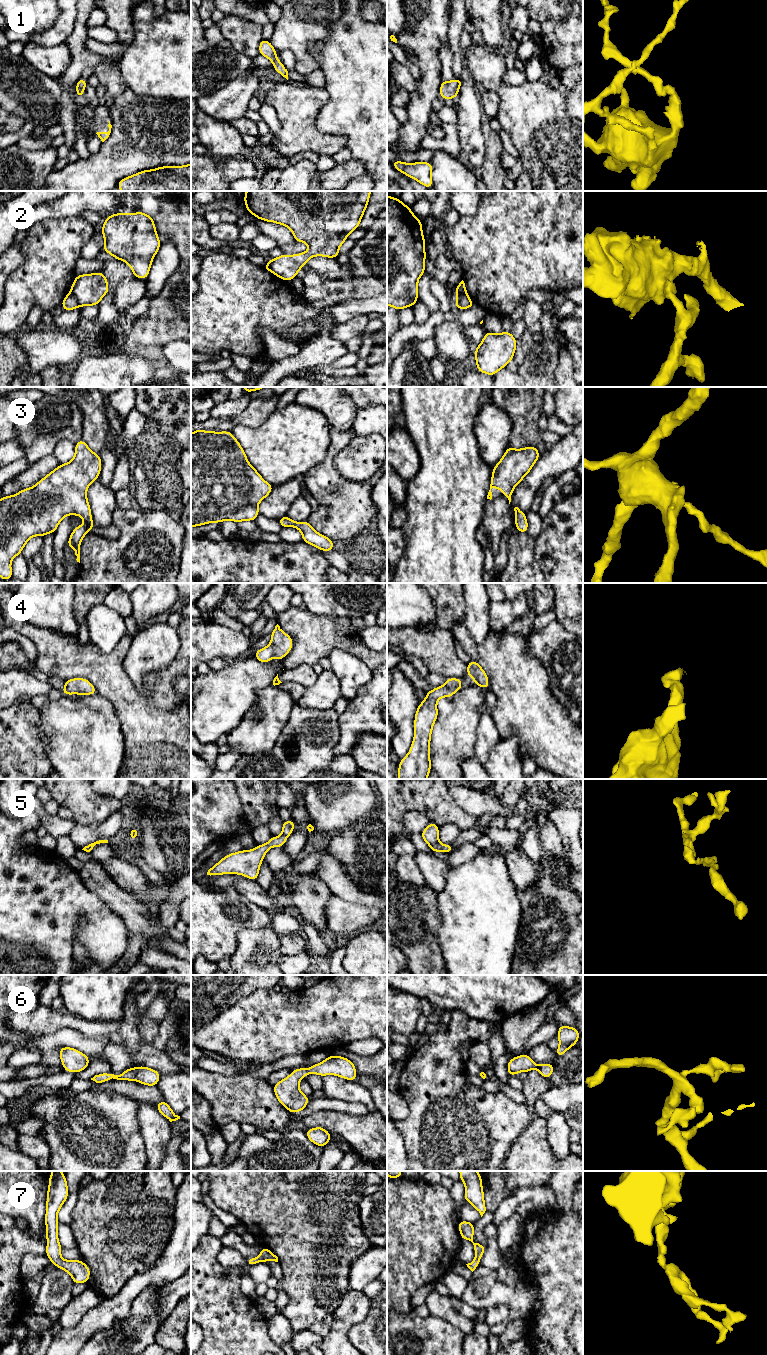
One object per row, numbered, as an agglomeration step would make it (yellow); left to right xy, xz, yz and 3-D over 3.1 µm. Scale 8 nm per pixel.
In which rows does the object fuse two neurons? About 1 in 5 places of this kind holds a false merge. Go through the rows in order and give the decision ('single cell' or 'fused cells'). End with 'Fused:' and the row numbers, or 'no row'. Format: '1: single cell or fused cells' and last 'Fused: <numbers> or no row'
1: single cell
2: fused cells
3: single cell
4: single cell
5: single cell
6: single cell
7: single cell
Fused: 2

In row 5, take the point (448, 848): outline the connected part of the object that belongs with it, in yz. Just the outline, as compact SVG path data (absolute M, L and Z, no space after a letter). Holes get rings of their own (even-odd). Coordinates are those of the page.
M430 822L429 825L421 832L422 839L429 845L432 852L443 851L446 854L450 854L453 851L452 844L442 845L439 841L439 826L434 822Z

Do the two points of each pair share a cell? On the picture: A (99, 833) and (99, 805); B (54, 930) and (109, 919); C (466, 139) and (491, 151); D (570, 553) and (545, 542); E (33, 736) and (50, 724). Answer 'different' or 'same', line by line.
A: different
B: same
C: different
D: same
E: different

